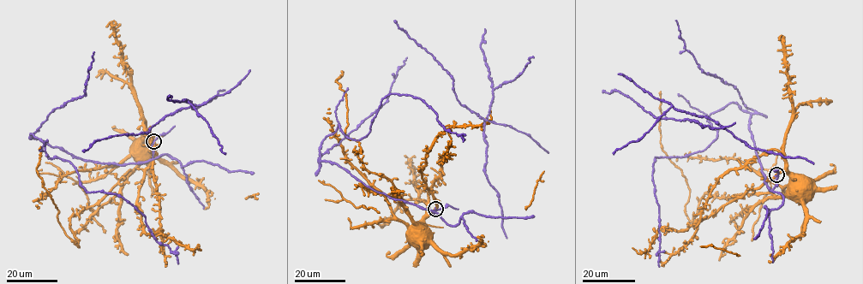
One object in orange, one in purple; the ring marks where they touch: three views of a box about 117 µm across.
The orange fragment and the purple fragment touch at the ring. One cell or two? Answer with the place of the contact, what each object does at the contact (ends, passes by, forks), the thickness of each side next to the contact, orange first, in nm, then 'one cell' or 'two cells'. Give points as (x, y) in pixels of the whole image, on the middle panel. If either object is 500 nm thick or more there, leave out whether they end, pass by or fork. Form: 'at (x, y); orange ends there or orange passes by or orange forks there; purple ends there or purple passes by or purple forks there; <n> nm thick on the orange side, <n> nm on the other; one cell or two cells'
at (435, 209); 500 nm thick on the orange side, 220 nm on the other; two cells

